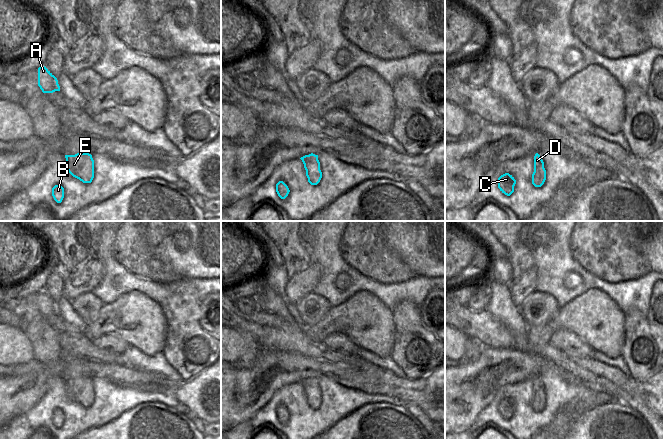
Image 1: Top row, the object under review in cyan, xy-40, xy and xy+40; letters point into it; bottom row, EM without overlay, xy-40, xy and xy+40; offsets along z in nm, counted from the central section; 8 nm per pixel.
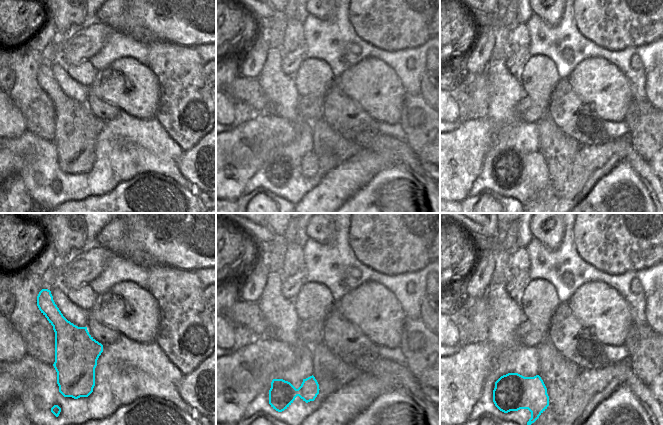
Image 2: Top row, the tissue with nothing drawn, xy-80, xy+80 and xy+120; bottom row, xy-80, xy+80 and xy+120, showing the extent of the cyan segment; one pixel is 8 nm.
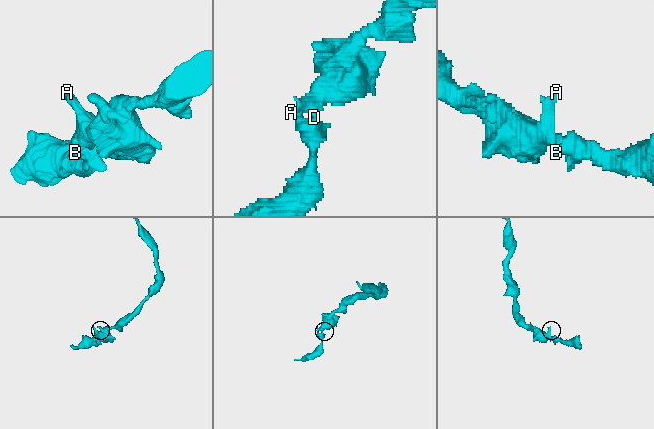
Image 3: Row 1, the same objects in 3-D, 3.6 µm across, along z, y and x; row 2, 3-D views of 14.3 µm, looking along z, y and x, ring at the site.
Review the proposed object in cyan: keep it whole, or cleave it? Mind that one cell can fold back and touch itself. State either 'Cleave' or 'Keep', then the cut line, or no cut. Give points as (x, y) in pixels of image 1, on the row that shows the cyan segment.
Keep. No split.

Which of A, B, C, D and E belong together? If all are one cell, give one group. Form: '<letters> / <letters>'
A B C D E

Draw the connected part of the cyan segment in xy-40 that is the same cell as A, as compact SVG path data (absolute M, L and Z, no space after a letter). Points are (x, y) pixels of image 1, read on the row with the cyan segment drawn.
M45 66L38 68L38 86L43 93L60 91L57 78Z

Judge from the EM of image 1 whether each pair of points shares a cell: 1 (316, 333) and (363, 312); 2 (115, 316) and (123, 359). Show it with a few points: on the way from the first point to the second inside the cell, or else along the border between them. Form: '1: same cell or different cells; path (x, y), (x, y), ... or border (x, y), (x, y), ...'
1: same cell; path (328, 324), (342, 318), (351, 318)
2: different cells; border (128, 344), (150, 354)

